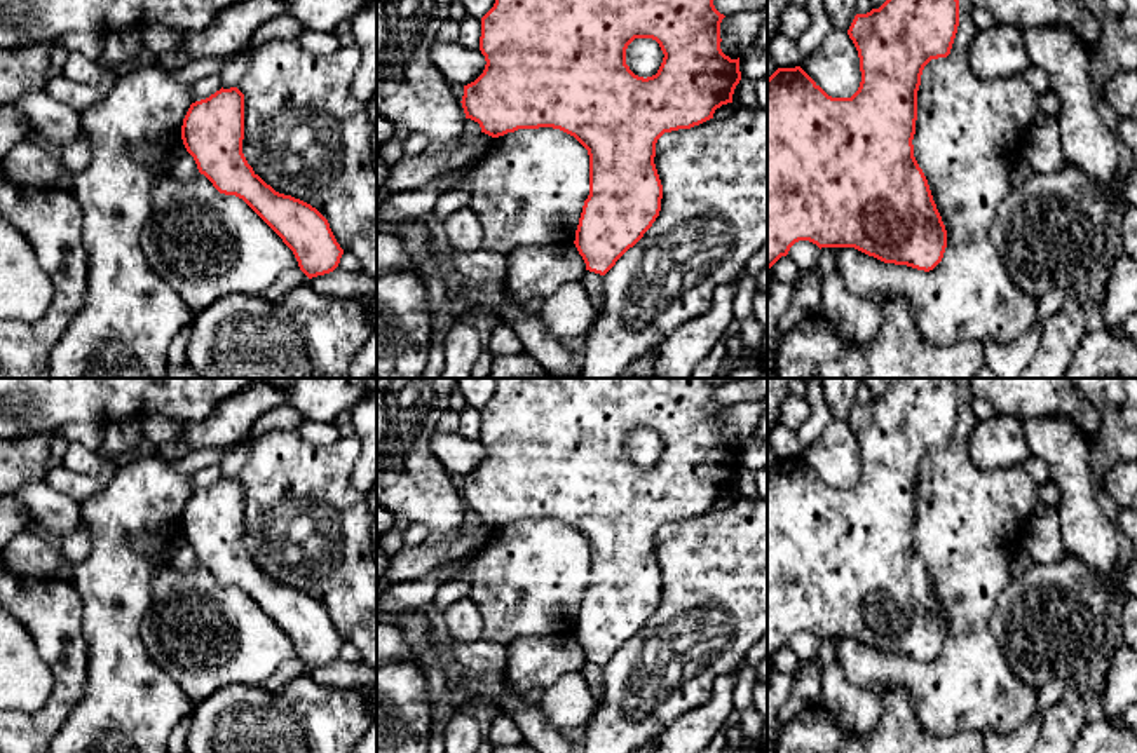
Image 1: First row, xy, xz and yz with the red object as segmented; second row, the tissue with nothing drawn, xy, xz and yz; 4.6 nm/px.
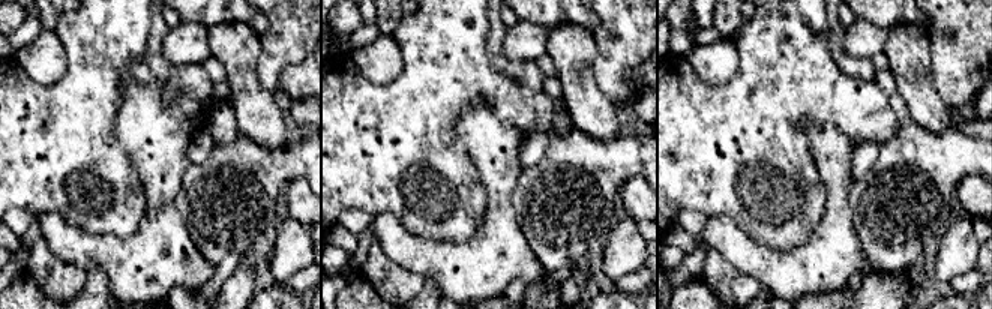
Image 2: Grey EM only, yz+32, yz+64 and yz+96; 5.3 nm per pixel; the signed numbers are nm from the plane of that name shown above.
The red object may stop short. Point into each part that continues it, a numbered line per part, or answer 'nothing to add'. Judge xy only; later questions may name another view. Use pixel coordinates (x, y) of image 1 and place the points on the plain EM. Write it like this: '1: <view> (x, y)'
nothing to add

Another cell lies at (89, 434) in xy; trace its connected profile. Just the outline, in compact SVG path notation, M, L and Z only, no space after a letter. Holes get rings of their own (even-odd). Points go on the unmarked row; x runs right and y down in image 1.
M96 420L71 422L63 425L58 434L68 443L80 443L85 448L98 451L103 443L105 425Z

